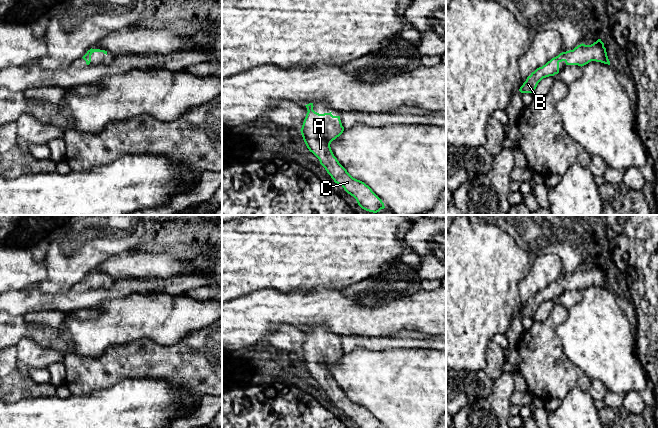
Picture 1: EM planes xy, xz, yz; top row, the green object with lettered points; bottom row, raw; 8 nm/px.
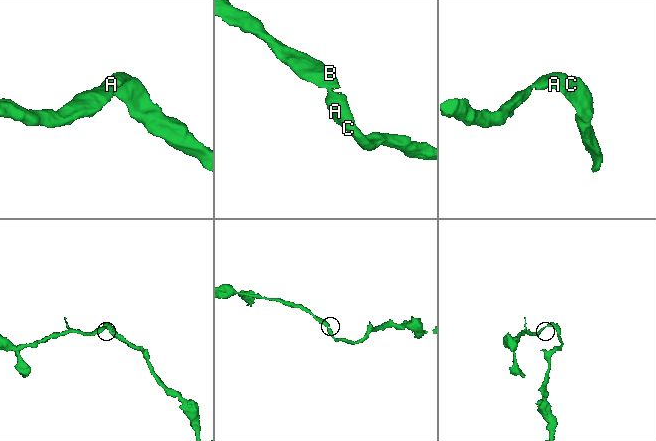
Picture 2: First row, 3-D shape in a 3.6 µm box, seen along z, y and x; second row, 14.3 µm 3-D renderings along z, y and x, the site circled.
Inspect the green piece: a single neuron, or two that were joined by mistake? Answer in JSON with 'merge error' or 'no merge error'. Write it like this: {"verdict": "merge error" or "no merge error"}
{"verdict": "no merge error"}

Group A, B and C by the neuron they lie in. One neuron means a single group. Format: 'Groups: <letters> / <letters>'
Groups: A B C

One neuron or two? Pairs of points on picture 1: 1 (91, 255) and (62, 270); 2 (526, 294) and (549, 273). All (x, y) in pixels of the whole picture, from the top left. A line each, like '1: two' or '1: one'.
1: one
2: one

